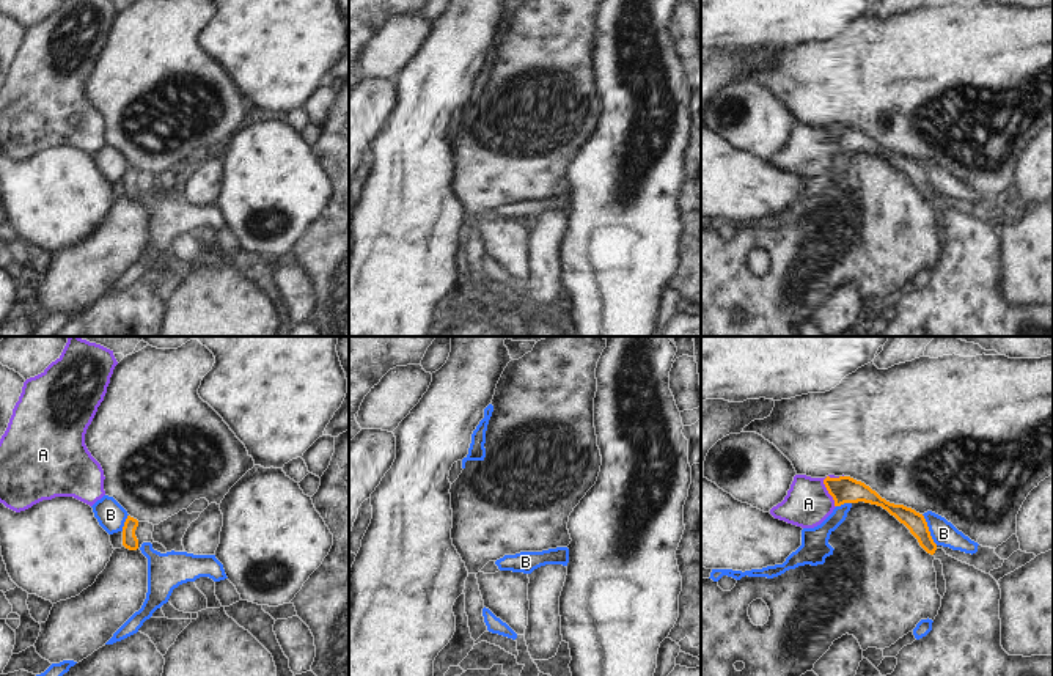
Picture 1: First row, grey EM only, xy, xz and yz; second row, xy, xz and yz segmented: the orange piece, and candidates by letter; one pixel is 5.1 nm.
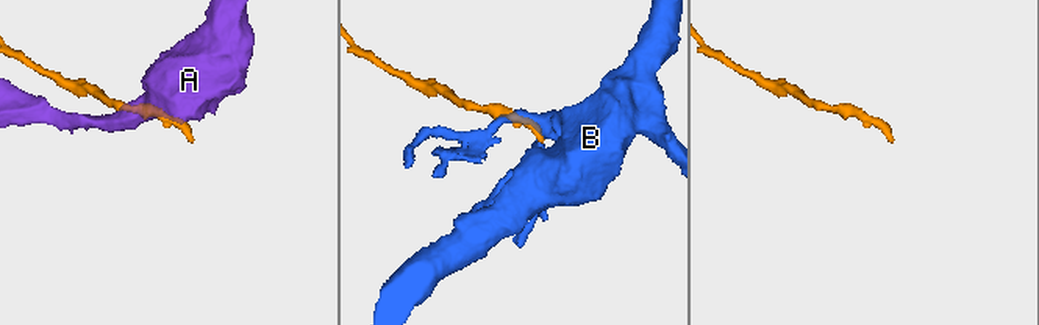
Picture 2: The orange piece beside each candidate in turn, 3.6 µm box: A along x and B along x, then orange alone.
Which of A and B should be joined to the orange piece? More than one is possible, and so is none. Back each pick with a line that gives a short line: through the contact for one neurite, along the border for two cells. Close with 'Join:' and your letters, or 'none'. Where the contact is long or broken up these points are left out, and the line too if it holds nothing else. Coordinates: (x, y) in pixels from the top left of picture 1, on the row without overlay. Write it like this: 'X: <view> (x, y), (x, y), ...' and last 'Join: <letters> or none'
Join: none

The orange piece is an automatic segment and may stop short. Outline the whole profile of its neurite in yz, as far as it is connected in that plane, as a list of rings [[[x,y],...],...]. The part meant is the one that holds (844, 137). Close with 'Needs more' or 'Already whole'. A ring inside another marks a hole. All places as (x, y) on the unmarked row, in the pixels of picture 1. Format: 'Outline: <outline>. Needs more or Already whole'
Outline: [[[850,124],[824,127],[835,154],[844,151],[871,151],[882,154],[918,187],[919,193],[943,212],[946,241],[941,247],[932,278],[904,294],[896,303],[897,313],[891,322],[860,336],[1053,336],[1053,302],[1051,303],[1009,303],[1001,294],[998,230],[974,214],[949,204],[934,190],[923,162],[904,152],[894,152],[882,146],[875,138]]]. Needs more.

